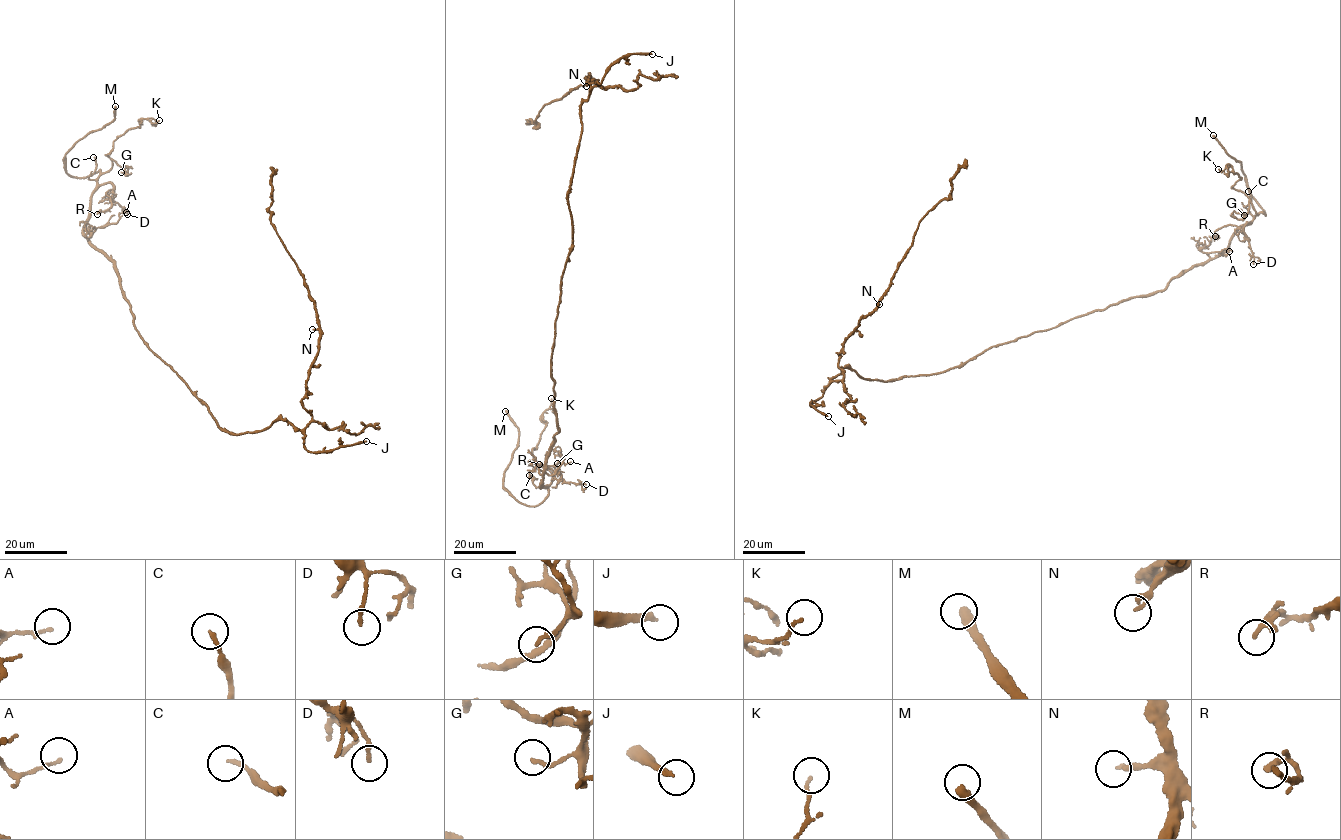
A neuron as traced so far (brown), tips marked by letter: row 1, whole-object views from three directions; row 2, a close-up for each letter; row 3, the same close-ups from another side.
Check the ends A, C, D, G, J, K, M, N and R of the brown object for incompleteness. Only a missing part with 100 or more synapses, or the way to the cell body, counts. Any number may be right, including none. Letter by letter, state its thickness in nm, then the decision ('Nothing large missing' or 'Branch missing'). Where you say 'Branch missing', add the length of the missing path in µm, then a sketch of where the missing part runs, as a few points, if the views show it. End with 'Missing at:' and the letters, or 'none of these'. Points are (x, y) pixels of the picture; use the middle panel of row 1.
A: Thickness 140 nm. Nothing large missing
C: Thickness 160 nm. Nothing large missing
D: Thickness 150 nm. Nothing large missing
G: Thickness 160 nm. Nothing large missing
J: Thickness 220 nm. Branch missing. Missing length about 100 µm
K: Thickness 120 nm. Nothing large missing
M: Thickness 360 nm. Branch missing. Missing length about 8 µm. Course of what is missing: (505, 411), (493, 394)
N: Thickness 240 nm. Nothing large missing
R: Thickness 240 nm. Nothing large missing
Missing at: J, M

